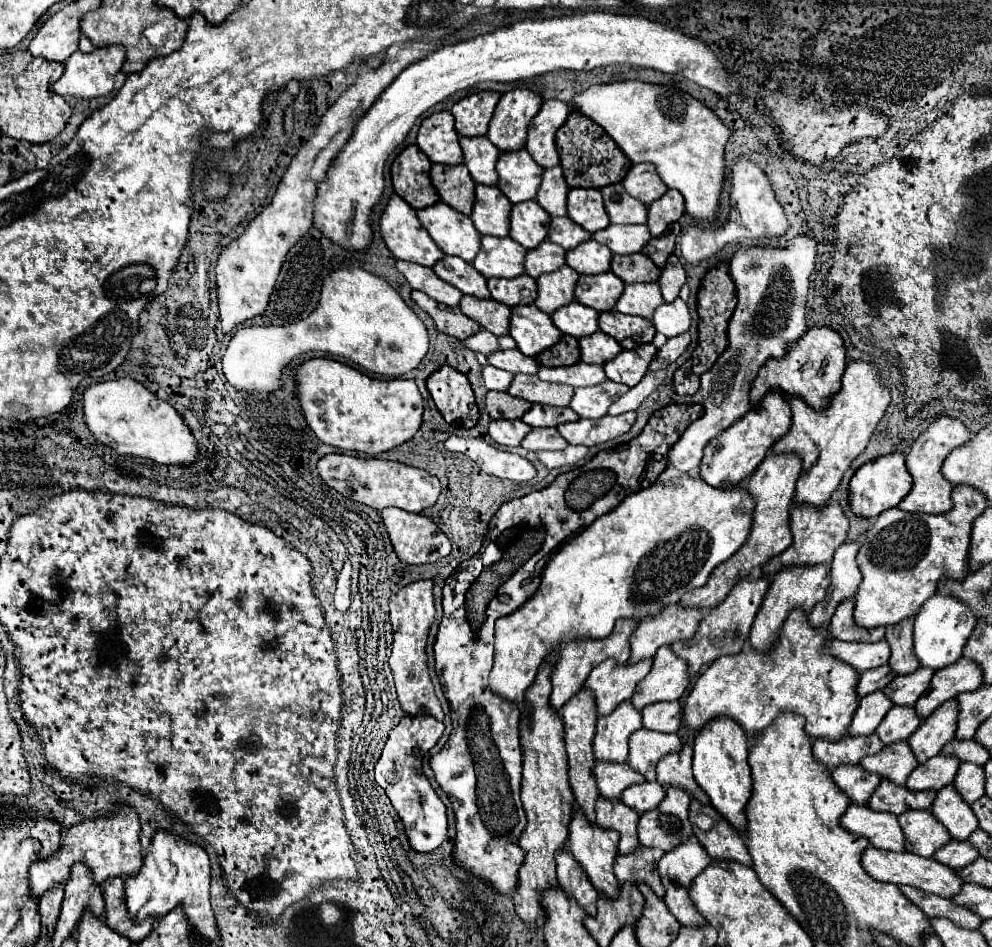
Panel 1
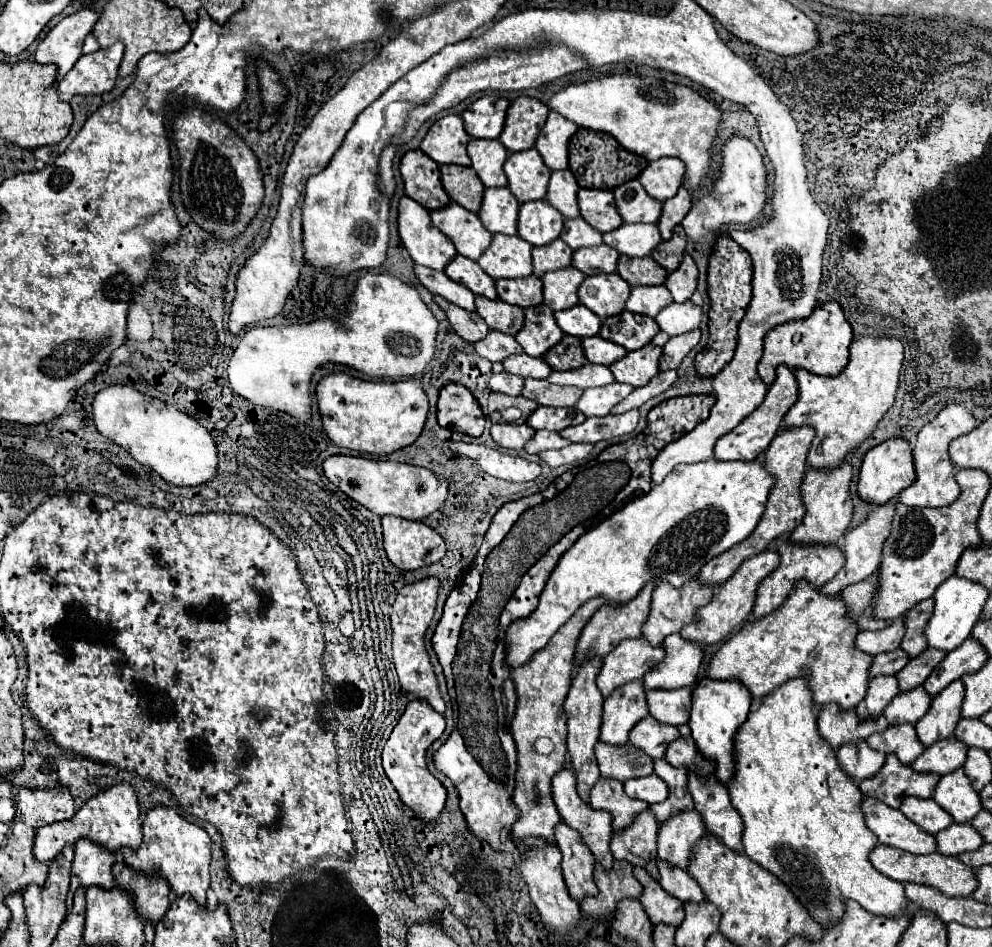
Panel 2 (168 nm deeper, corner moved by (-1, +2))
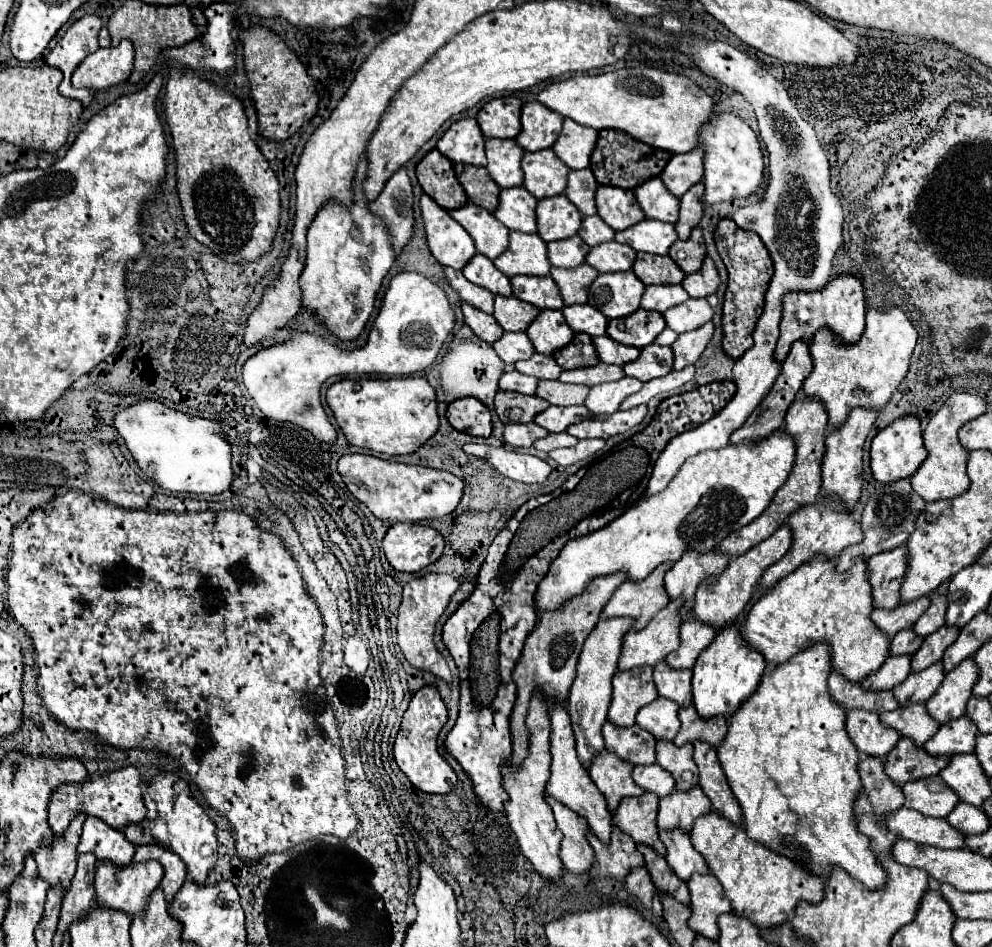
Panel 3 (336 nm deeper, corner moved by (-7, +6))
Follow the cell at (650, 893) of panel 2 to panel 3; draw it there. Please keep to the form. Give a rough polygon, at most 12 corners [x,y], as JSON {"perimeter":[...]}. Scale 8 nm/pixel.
{"perimeter":[[645,844],[639,852],[659,892],[689,904],[687,884]]}

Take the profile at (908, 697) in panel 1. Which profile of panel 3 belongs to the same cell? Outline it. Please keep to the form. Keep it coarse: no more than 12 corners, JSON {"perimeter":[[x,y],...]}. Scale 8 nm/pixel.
{"perimeter":[[941,626],[925,636],[911,658],[919,672],[941,660],[957,640],[957,626]]}

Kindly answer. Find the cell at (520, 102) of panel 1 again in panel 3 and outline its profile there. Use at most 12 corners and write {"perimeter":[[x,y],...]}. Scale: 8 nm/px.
{"perimeter":[[539,102],[521,112],[515,142],[527,152],[551,148],[563,116]]}

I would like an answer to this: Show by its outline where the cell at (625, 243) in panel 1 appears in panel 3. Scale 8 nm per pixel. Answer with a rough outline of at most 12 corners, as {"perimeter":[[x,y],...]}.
{"perimeter":[[647,218],[615,240],[665,256],[677,240],[673,224]]}

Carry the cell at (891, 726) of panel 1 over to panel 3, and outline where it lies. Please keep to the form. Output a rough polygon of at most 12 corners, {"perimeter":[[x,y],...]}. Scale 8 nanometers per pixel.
{"perimeter":[[935,662],[911,672],[893,694],[901,706],[927,702],[945,678]]}

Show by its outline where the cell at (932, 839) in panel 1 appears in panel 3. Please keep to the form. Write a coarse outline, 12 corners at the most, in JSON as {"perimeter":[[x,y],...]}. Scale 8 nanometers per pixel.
{"perimeter":[[941,776],[903,786],[905,806],[947,818],[959,798]]}

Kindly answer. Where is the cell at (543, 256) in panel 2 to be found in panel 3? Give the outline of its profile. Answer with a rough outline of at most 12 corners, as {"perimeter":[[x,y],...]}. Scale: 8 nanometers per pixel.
{"perimeter":[[579,236],[551,242],[549,262],[557,268],[583,264],[591,250]]}

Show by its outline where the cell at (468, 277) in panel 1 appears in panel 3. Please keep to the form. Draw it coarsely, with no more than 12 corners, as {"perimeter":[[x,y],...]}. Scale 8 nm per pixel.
{"perimeter":[[475,254],[463,268],[469,282],[511,296],[511,282],[493,260]]}

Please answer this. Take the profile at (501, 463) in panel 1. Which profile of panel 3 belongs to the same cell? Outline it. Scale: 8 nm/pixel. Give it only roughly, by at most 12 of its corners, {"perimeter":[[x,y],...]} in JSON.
{"perimeter":[[465,444],[503,476],[545,482],[551,466],[533,454]]}

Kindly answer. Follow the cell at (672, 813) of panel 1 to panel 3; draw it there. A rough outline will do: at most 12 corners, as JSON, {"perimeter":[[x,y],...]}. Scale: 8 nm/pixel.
{"perimeter":[[657,740],[657,762],[679,790],[699,784],[693,744]]}

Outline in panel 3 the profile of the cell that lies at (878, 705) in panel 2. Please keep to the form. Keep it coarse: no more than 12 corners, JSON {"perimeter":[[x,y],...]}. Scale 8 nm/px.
{"perimeter":[[889,656],[863,678],[865,690],[891,690],[911,672],[911,656]]}

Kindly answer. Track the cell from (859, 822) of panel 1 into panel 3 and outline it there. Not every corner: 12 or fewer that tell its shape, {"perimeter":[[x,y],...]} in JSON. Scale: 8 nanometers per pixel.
{"perimeter":[[911,808],[887,816],[887,828],[901,838],[963,848],[965,834]]}

